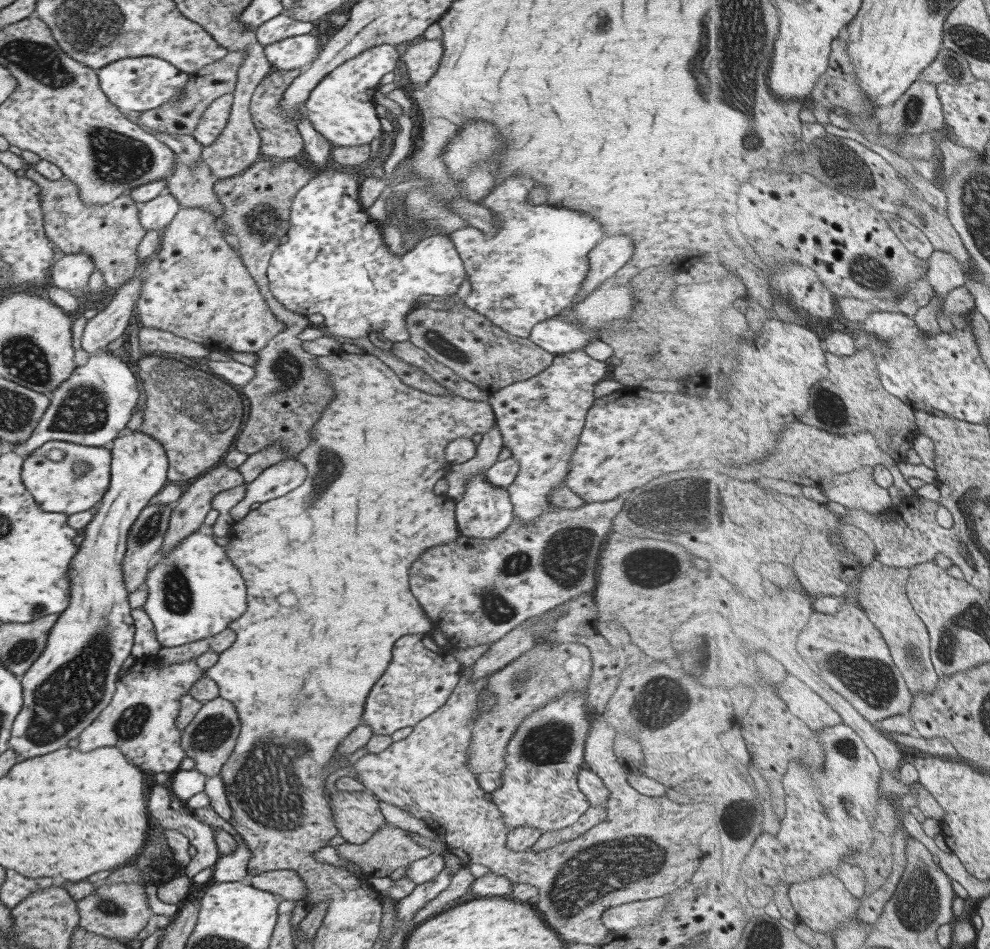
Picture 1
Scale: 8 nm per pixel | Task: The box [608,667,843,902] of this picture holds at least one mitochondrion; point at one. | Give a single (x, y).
(658, 702)

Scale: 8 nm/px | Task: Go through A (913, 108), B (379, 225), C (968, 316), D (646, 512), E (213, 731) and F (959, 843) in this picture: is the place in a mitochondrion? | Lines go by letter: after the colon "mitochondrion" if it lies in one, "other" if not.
A: mitochondrion
B: other
C: other
D: mitochondrion
E: mitochondrion
F: other

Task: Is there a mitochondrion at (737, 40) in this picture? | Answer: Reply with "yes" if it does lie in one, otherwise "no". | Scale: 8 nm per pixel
yes

